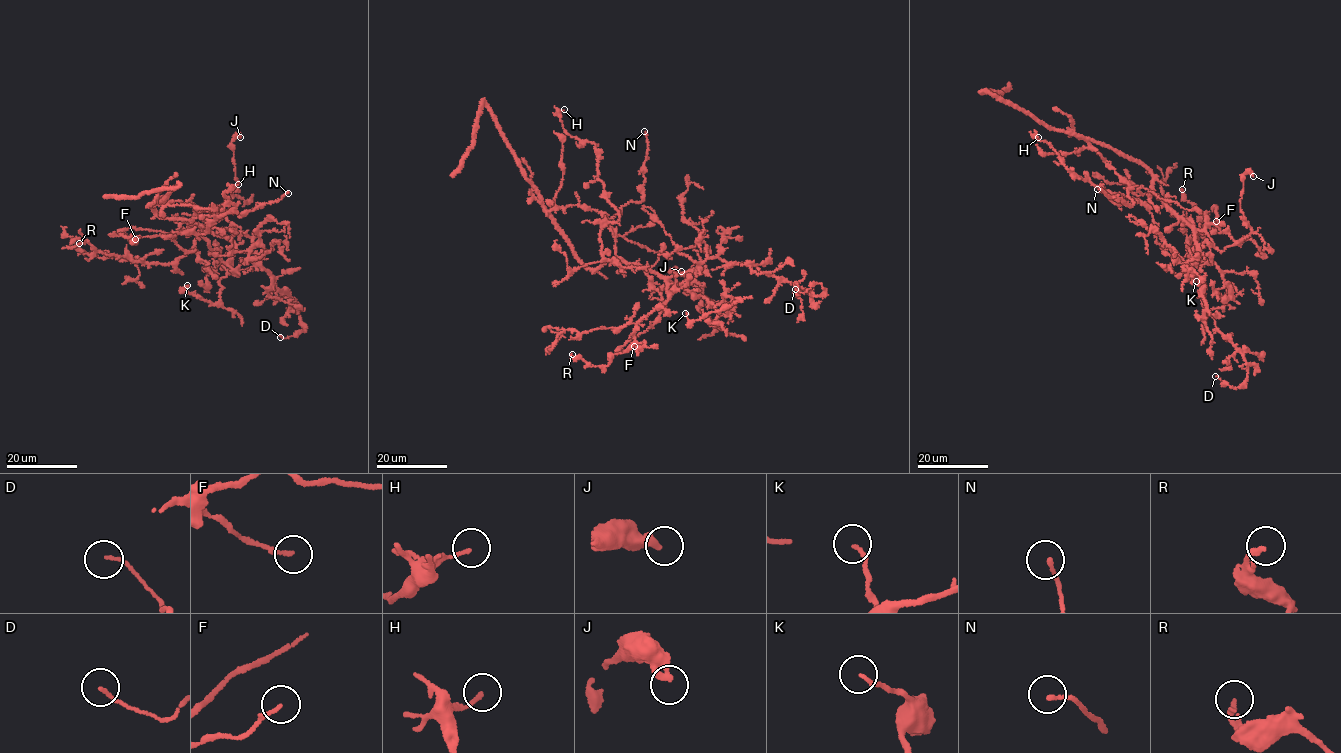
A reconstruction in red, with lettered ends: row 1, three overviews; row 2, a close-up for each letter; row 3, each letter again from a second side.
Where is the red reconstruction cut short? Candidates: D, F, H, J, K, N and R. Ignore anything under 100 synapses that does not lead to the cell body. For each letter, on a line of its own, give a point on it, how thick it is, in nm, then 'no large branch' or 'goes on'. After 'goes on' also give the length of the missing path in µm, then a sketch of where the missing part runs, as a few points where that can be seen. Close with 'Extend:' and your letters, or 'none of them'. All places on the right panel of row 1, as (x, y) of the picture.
D: (1215, 376) | 110 nm | no large branch
F: (1216, 221) | 160 nm | no large branch
H: (1038, 137) | 130 nm | no large branch
J: (1253, 176) | 360 nm | no large branch
K: (1196, 281) | 140 nm | no large branch
N: (1097, 189) | 150 nm | no large branch
R: (1182, 189) | 190 nm | no large branch
Extend: none of them

